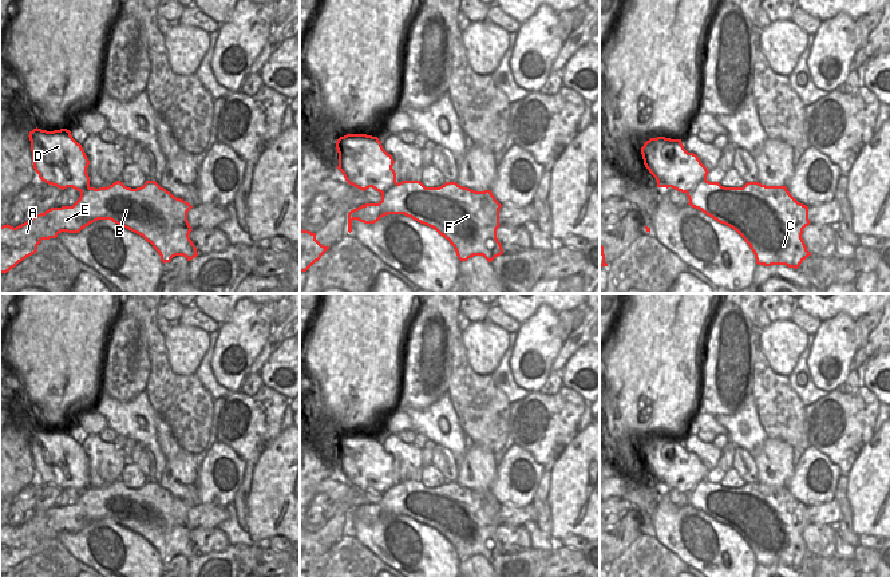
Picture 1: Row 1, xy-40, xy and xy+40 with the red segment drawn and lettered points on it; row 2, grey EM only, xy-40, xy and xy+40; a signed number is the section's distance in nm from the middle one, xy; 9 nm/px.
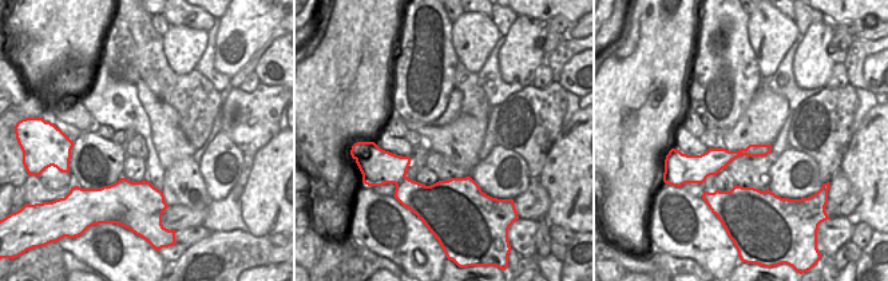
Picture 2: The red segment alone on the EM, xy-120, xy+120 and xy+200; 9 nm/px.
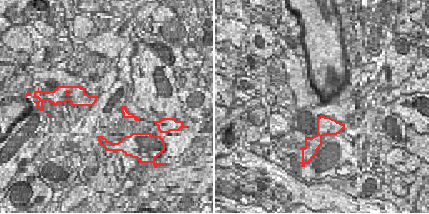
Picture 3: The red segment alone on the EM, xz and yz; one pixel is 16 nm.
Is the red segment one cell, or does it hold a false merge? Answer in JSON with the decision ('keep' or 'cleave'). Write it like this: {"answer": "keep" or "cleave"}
{"answer": "cleave"}

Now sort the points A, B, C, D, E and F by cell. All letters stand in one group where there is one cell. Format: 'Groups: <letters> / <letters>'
Groups: A B C E F / D

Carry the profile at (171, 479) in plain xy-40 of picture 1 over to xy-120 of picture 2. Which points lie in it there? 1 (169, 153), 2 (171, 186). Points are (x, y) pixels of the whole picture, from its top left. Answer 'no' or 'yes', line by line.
1: no
2: yes

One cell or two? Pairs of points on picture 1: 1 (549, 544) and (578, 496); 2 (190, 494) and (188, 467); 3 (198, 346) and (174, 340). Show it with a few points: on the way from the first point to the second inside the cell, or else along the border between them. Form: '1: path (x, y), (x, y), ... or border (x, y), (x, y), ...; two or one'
1: border (548, 536), (558, 542); two
2: path (188, 487), (188, 474); one
3: path (193, 344), (185, 344), (180, 340); one

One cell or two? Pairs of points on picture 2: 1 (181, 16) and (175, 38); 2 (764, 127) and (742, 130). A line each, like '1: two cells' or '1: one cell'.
1: two cells
2: one cell

